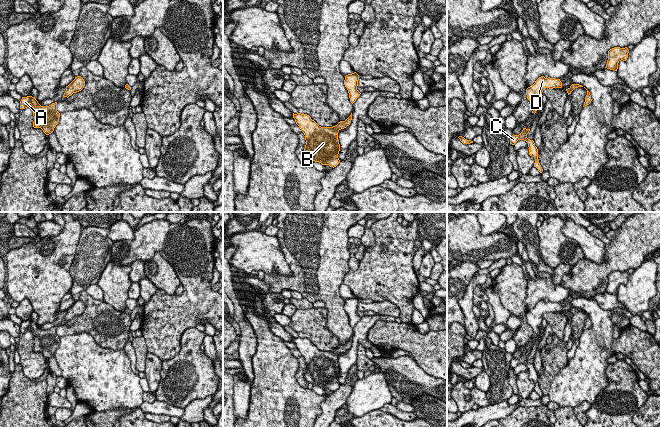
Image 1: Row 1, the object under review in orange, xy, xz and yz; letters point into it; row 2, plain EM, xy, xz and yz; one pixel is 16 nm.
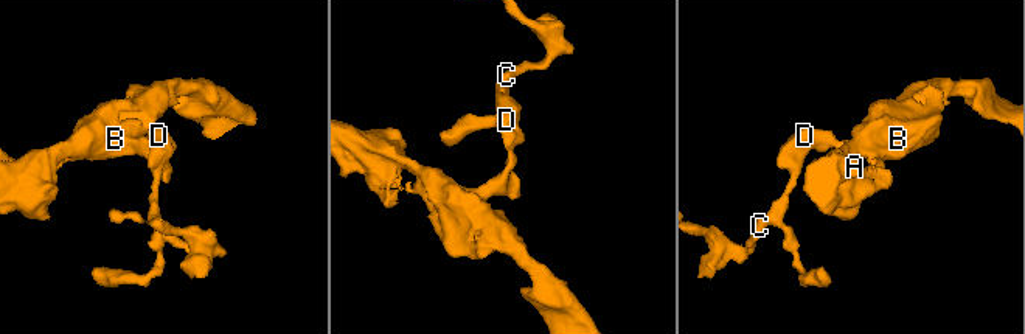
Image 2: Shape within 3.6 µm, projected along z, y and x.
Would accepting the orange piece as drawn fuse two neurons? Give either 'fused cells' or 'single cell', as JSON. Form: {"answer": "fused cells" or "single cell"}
{"answer": "single cell"}

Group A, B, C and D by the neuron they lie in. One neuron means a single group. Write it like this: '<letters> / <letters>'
A B C D

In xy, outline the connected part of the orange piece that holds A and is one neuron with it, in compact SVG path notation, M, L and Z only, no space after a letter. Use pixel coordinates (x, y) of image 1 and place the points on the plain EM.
M22 321L20 333L25 333L28 329L33 330L33 351L41 352L46 359L51 358L59 346L60 337L57 335L57 326L49 330L41 330L35 321Z

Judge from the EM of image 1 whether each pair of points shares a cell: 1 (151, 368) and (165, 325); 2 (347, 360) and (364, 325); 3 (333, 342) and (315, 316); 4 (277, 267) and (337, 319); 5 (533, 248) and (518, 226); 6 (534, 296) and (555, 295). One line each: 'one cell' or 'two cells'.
1: two cells
2: one cell
3: one cell
4: two cells
5: one cell
6: one cell

